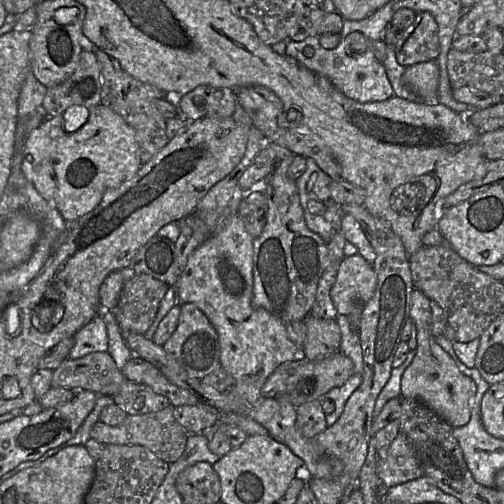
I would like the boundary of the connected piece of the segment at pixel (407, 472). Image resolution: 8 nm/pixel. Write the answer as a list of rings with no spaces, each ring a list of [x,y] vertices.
[[[403,432],[392,441],[384,458],[377,455],[376,473],[386,489],[424,475],[414,447]]]

